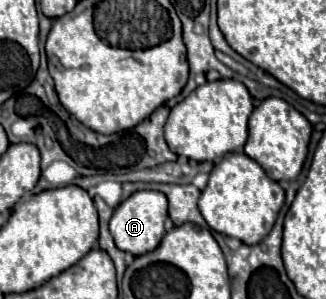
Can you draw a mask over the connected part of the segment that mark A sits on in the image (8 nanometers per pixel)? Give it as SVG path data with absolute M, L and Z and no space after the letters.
M138 190L130 194L124 202L120 202L118 208L114 208L114 214L110 220L110 234L120 250L136 256L146 254L160 244L166 232L164 228L166 218L168 218L168 200L164 198L164 194L156 190Z

